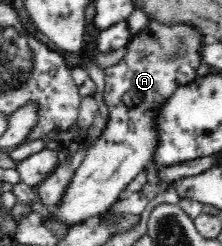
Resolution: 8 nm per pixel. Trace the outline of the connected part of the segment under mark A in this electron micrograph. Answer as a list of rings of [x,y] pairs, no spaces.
[[[148,18],[147,21],[146,26],[134,34],[126,44],[126,56],[118,64],[103,68],[103,100],[109,109],[107,122],[95,140],[86,142],[86,156],[66,189],[62,202],[52,210],[51,216],[55,222],[69,224],[72,227],[74,224],[102,215],[118,201],[118,194],[127,188],[138,174],[145,171],[147,164],[154,158],[155,148],[158,146],[155,120],[163,104],[166,104],[177,88],[187,85],[199,76],[197,68],[203,63],[202,36],[196,32],[196,28],[182,23],[162,23],[153,18]]]

